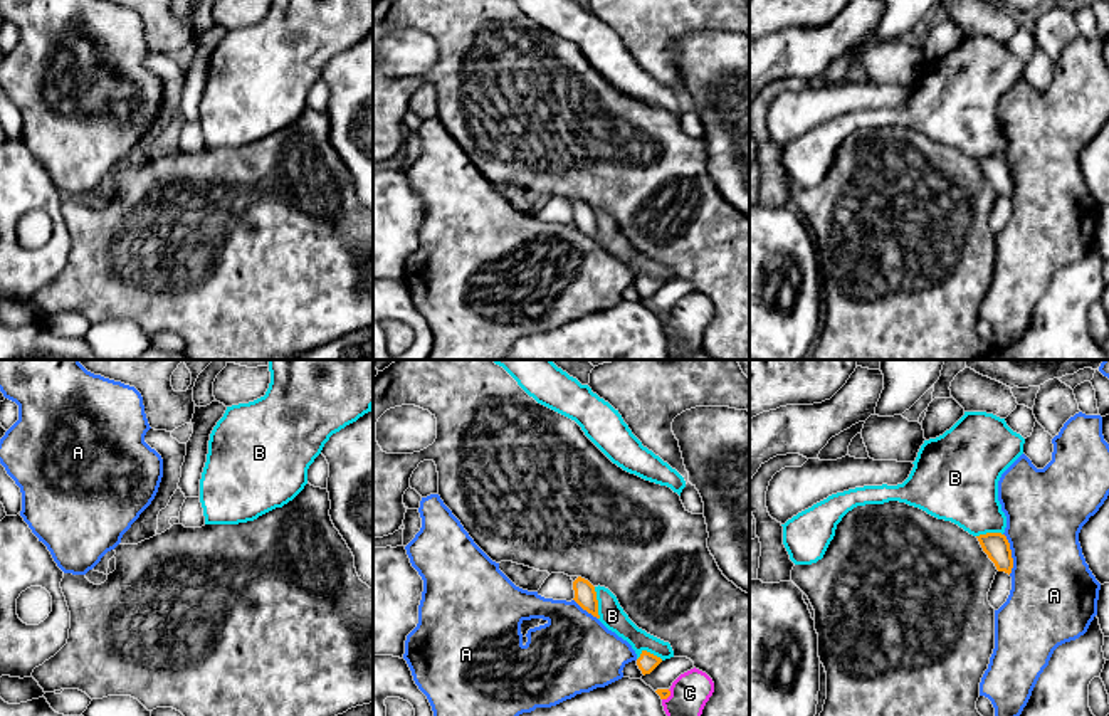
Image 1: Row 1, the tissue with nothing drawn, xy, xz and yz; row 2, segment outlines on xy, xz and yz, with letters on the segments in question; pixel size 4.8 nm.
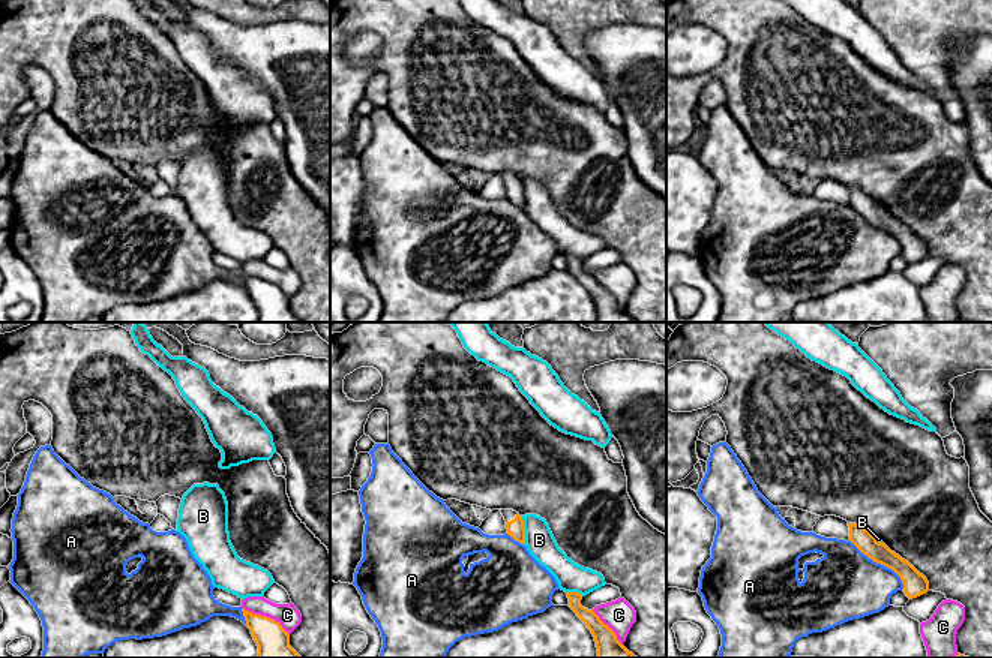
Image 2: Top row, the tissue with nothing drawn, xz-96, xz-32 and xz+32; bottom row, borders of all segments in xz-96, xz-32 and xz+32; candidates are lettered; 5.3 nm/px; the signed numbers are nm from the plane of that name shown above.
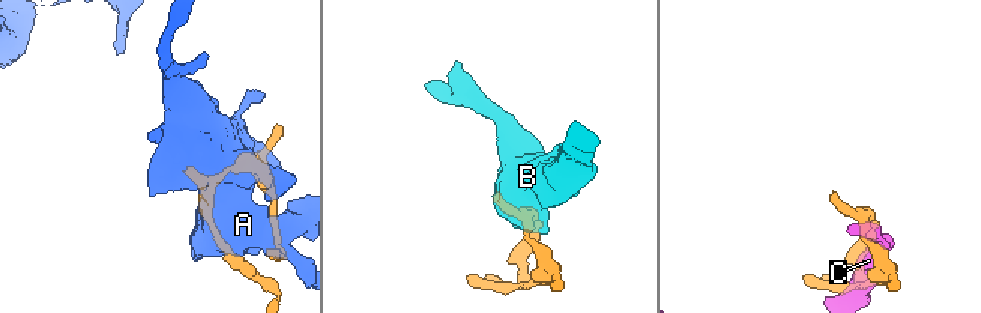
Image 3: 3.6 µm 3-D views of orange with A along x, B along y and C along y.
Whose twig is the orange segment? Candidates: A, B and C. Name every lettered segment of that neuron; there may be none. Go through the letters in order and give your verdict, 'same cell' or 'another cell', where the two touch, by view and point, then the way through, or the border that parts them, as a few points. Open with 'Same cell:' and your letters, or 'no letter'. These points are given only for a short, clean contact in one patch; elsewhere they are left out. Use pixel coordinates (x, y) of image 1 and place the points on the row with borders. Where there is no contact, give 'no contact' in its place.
Same cell: no letter
A: another cell; contact yz (1010, 553)
B: another cell; contact xz (597, 604)
C: another cell; contact xz (667, 696)

